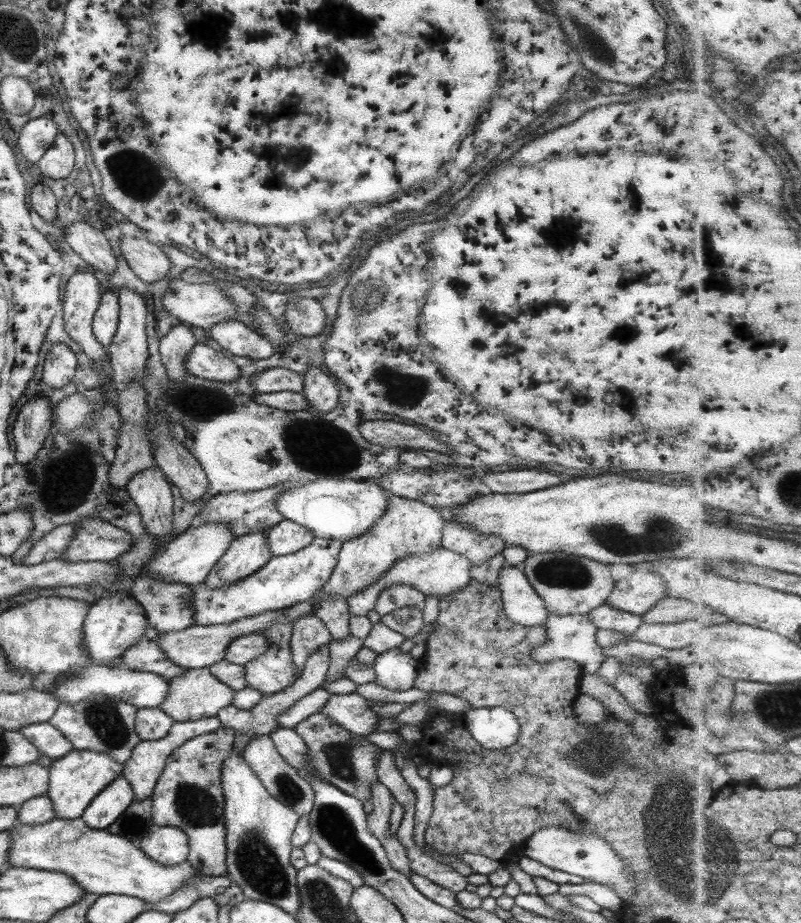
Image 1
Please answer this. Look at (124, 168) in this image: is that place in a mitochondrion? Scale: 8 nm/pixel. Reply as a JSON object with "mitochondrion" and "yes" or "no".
{"mitochondrion":"yes"}

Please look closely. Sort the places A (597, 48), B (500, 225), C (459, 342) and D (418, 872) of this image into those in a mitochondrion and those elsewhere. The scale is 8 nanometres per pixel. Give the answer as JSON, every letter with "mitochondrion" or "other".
{"A":"mitochondrion","B":"other","C":"other","D":"other"}

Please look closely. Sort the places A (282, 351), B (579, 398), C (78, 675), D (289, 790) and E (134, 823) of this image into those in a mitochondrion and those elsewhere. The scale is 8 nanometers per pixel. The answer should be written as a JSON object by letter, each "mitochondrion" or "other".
{"A":"other","B":"other","C":"mitochondrion","D":"mitochondrion","E":"mitochondrion"}

